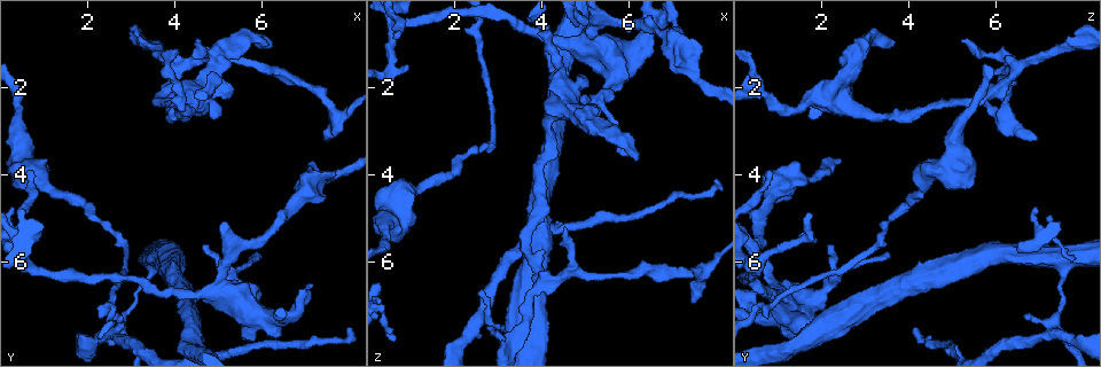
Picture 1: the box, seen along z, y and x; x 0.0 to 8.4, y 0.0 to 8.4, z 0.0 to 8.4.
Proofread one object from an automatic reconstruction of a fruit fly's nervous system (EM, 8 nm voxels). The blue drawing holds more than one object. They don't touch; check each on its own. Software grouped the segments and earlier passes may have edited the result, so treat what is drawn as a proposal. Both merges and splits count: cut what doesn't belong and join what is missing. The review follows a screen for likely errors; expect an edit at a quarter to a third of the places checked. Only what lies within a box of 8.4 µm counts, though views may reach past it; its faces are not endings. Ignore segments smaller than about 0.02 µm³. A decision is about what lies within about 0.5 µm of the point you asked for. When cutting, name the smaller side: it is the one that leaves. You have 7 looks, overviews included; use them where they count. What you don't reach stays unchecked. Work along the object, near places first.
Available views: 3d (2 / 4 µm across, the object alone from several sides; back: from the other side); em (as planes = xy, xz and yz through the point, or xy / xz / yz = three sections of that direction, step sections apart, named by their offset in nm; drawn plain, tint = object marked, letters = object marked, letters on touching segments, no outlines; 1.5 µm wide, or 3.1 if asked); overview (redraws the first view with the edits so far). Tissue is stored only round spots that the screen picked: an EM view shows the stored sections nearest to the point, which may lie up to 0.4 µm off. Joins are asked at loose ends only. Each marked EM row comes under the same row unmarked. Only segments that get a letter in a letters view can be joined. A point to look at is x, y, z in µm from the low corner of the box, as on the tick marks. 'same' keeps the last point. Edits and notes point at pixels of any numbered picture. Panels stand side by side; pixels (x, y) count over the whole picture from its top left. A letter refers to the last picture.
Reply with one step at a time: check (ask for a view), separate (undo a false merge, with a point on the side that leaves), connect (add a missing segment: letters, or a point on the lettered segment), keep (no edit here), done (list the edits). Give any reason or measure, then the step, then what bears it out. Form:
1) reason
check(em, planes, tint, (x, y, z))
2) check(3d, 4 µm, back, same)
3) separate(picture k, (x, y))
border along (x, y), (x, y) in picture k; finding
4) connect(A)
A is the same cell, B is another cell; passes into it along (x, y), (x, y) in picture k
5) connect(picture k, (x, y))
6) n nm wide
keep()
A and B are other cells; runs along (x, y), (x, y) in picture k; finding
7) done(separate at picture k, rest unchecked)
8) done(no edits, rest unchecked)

check(3d, 4 µm, (0.60, 6.10, 0.55))

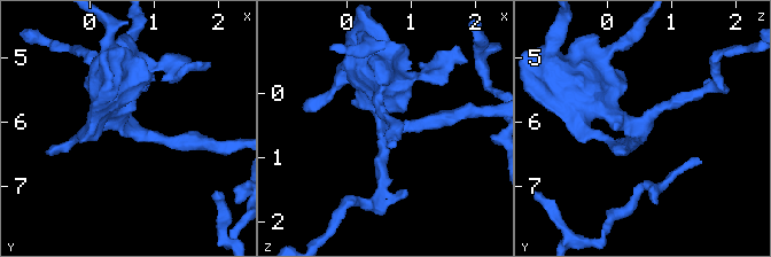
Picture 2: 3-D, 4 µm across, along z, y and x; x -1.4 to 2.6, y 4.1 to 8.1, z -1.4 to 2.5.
check(em, yz, step 8, tint, (0.60, 6.15, 0.55))

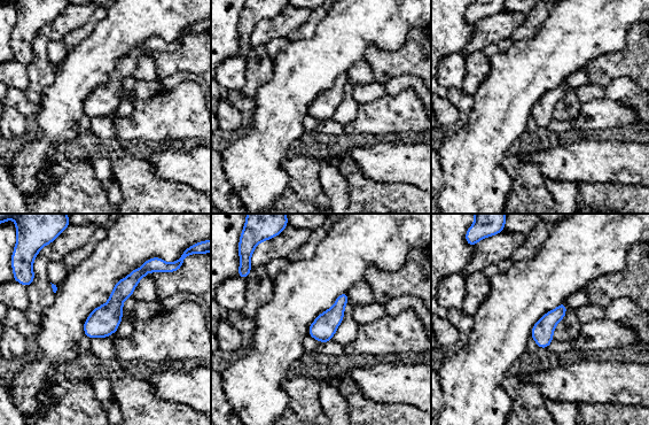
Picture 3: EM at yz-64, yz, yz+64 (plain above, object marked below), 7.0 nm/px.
check(em, xz, step 8, letters, same)

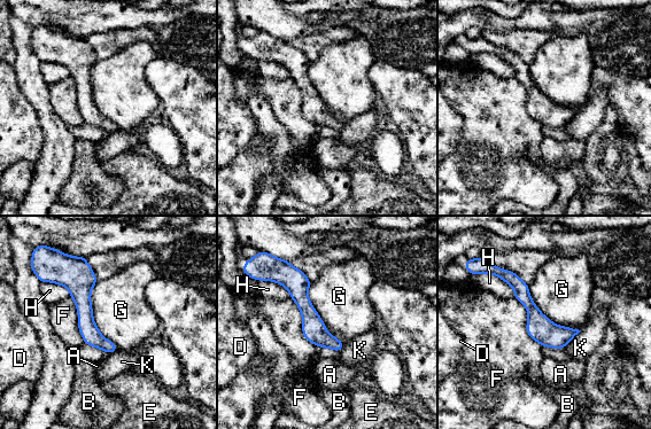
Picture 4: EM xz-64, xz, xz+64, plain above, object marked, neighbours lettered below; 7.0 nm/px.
keep()
A, B, D, E, F, G, H and K are other cells; border along (291, 297), (302, 334), (319, 348) in picture 4; one neuron here

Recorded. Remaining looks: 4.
free end
check(3d, 4 µm, (0.75, 3.95, 0.90))

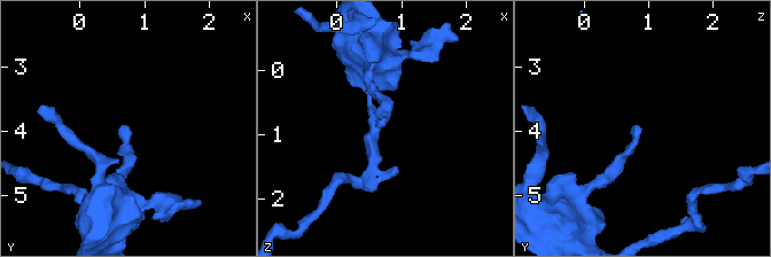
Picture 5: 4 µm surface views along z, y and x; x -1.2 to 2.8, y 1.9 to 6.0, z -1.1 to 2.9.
check(em, xz, step 8, tint, (0.75, 3.95, 0.85))

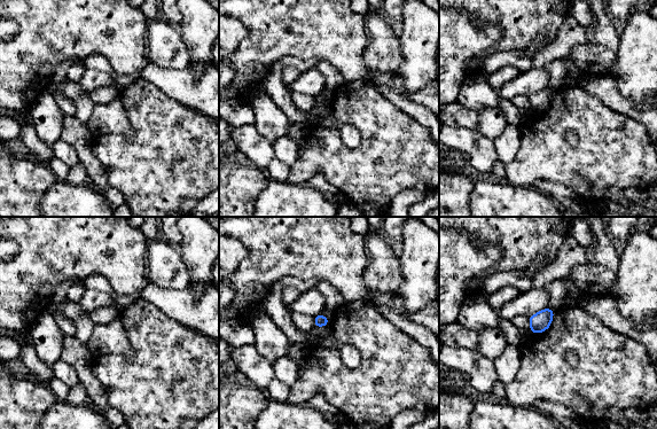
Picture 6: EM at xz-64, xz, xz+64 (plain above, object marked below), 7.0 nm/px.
another direction
check(em, planes, letters, same)

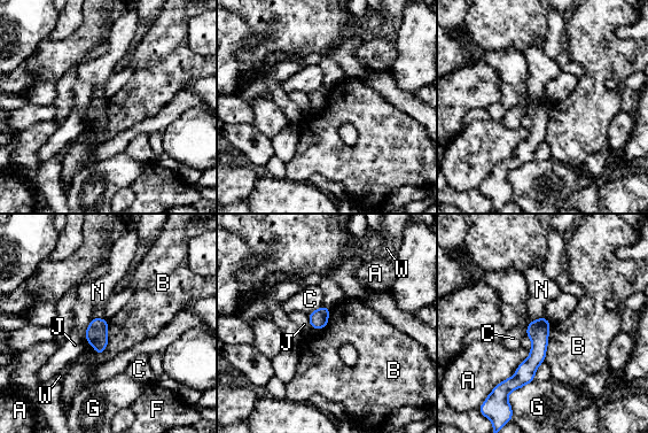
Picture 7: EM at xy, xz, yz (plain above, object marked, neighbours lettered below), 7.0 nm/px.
130 nm wide
keep()
A, B, C, F, G, J, N and W are other cells; no lettered segment goes on from it

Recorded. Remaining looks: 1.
done(no edits, rest unchecked)

